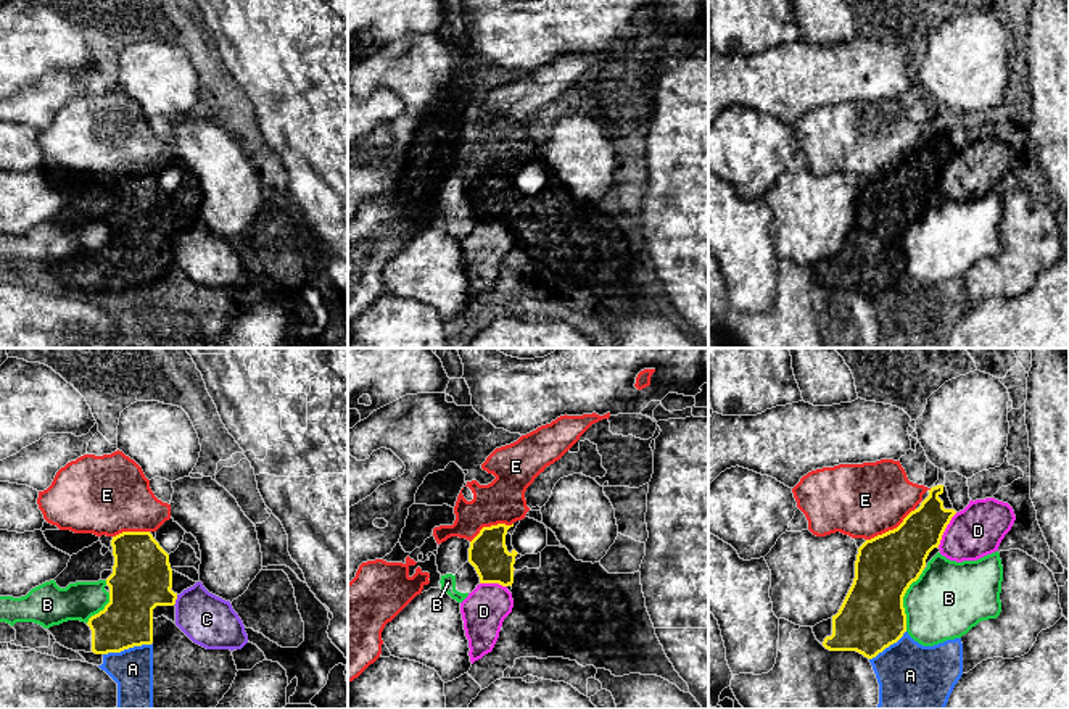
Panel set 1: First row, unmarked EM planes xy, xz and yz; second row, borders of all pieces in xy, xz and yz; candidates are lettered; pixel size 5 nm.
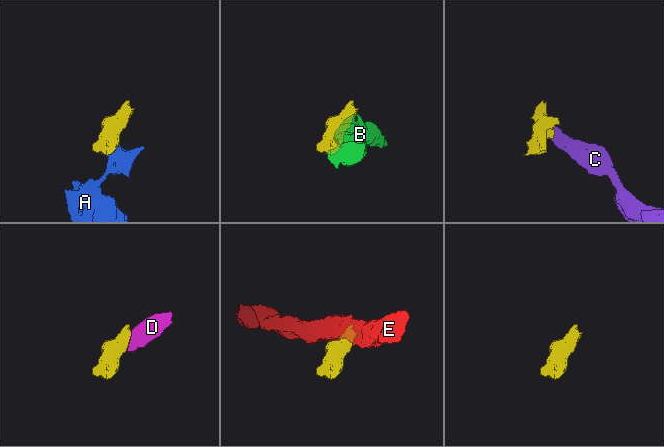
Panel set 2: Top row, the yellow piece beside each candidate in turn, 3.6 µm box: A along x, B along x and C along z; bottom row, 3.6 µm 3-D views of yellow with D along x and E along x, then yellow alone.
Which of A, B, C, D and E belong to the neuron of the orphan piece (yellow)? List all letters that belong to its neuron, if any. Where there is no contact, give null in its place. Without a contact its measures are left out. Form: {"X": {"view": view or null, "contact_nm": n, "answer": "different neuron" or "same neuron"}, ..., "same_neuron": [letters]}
{"A": {"view": "xy", "contact_nm": 240, "answer": "different neuron"}, "B": {"view": "yz", "contact_nm": 320, "answer": "different neuron"}, "C": {"view": "xy", "contact_nm": 60, "answer": "different neuron"}, "D": {"view": "yz", "contact_nm": 200, "answer": "different neuron"}, "E": {"view": "yz", "contact_nm": 300, "answer": "different neuron"}, "same_neuron": []}

